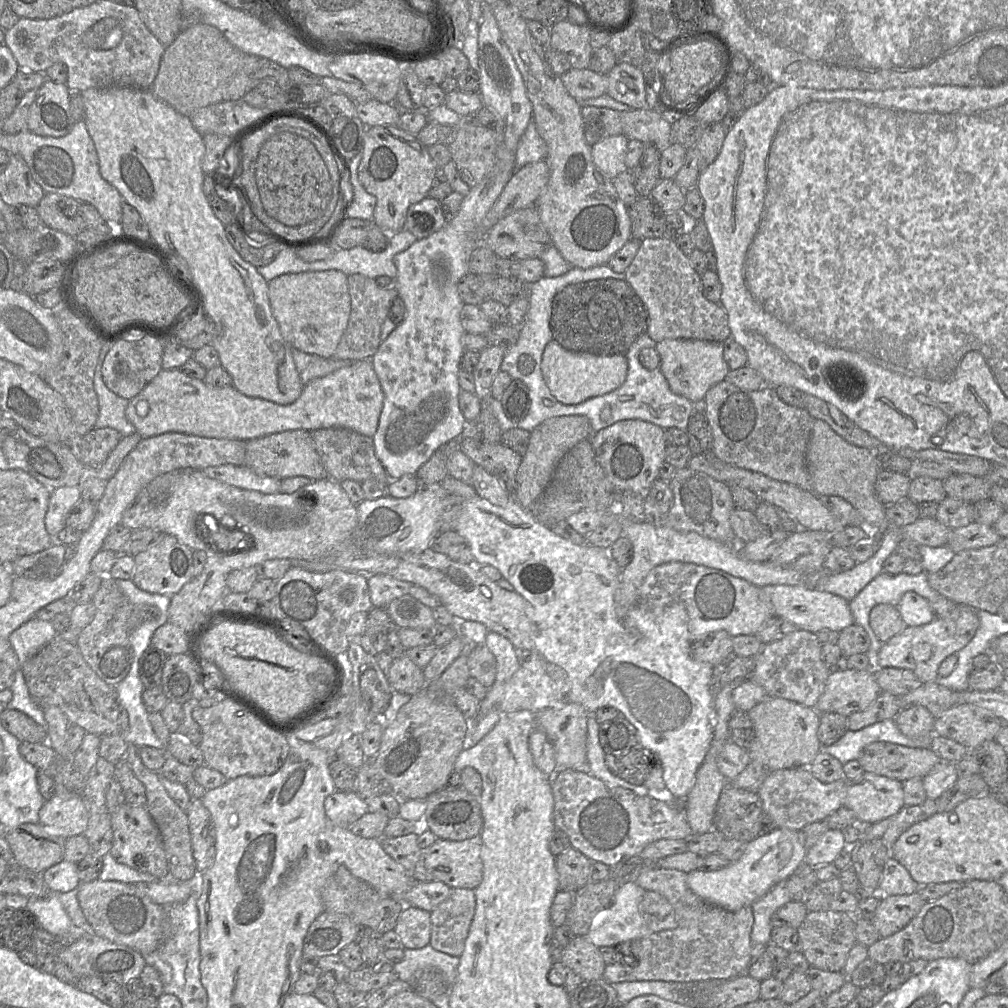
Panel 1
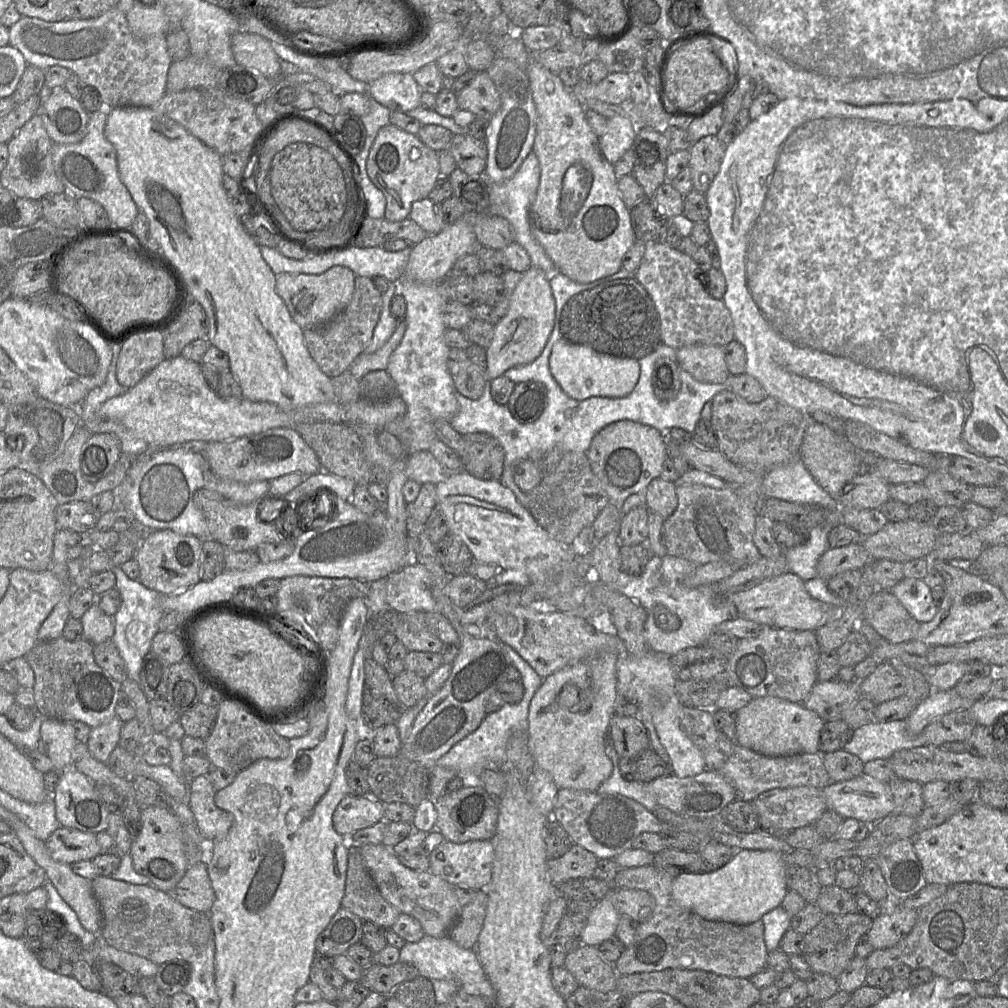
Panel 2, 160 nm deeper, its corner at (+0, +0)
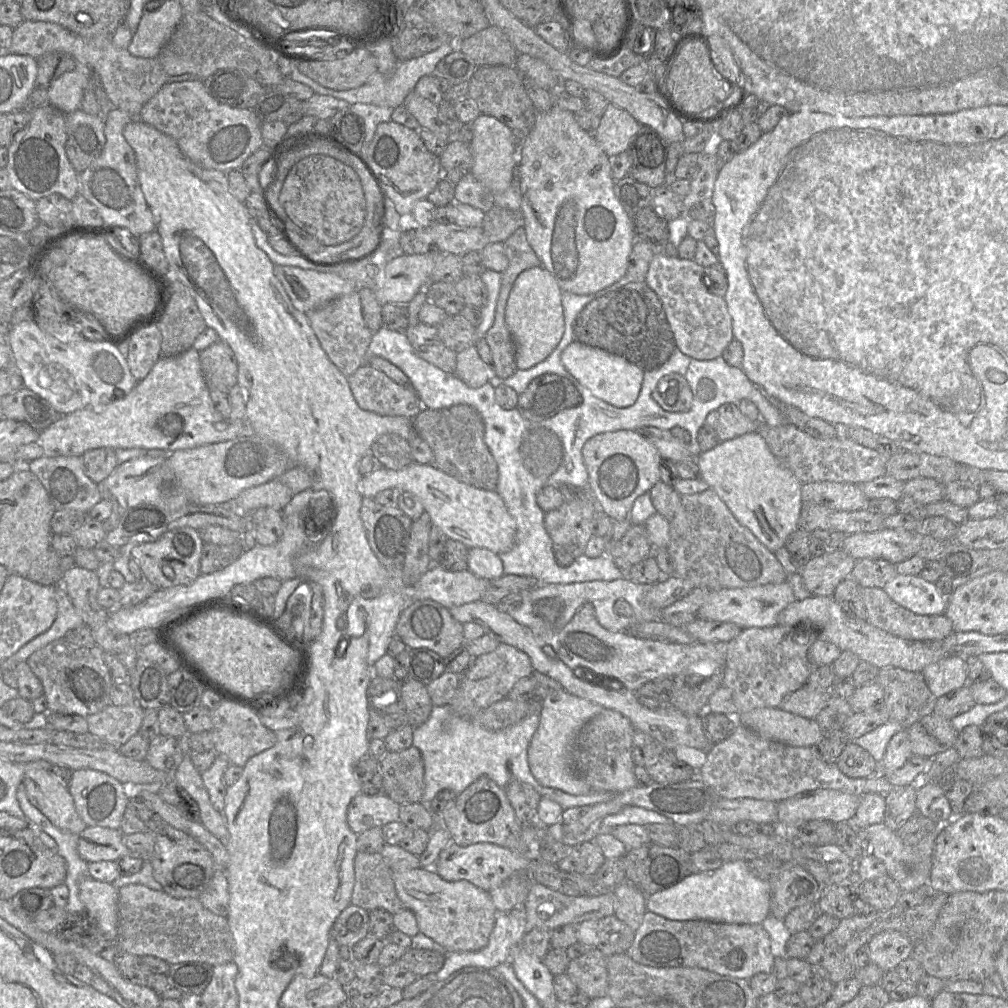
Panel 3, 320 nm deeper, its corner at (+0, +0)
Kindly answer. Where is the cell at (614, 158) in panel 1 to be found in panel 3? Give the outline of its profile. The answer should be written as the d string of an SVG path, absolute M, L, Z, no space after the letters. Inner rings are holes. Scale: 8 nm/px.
M608 104L600 117L594 138L608 157L627 151L640 124L625 110Z

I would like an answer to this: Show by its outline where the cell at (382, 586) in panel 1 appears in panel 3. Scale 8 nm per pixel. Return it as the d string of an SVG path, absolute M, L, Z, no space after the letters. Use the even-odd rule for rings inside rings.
M432 564L413 585L413 601L430 599L450 609L481 600L489 581L469 570L450 571Z

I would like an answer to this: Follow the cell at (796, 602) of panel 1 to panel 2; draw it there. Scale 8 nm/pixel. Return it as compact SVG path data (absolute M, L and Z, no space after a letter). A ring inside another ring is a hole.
M792 572L771 577L754 587L733 594L737 617L760 625L790 630L812 630L826 624L837 613L833 606L814 599L806 590L804 581Z

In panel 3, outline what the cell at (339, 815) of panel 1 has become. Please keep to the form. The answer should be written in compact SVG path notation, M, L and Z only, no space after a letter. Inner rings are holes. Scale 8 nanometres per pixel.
M360 793L348 805L347 823L354 833L360 834L373 827L400 821L399 810L400 804L384 793Z

